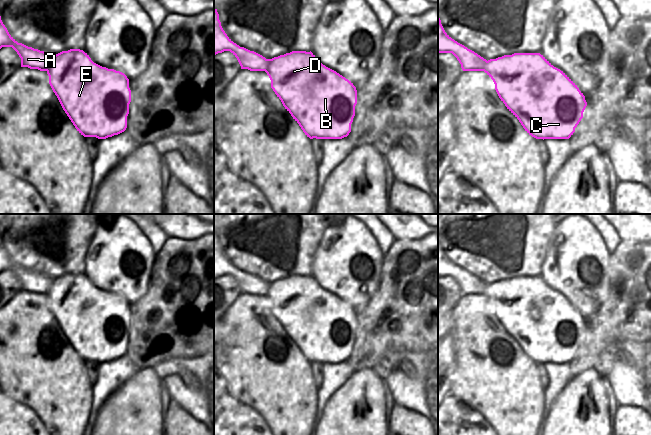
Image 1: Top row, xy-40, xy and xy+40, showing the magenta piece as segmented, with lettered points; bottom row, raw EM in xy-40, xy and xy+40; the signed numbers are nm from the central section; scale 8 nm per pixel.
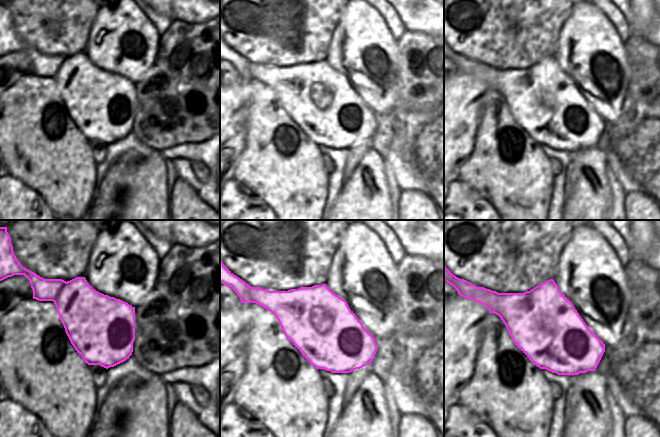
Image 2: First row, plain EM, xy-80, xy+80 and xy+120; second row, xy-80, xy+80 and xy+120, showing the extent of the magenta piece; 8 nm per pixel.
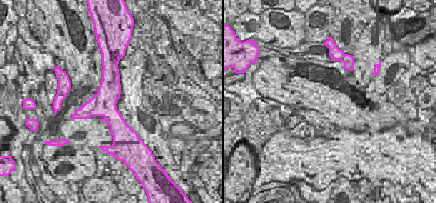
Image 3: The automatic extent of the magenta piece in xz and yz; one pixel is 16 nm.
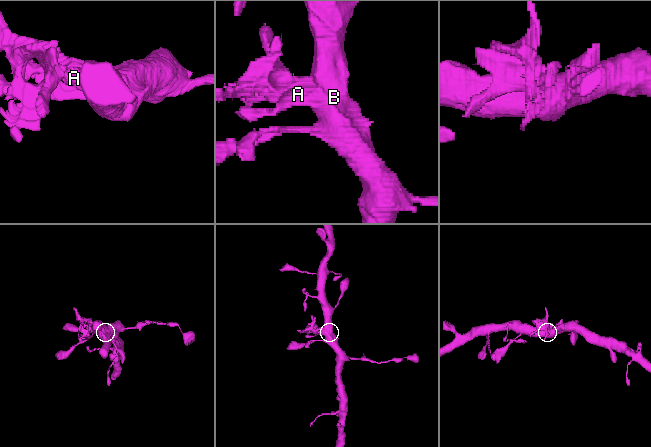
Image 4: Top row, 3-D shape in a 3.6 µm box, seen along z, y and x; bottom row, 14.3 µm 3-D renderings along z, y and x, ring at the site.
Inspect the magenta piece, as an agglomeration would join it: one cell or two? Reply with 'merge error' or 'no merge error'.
merge error

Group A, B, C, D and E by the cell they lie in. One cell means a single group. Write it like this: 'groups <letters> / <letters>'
groups A / B C D E

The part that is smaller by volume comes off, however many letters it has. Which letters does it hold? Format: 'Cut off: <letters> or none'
Cut off: A

